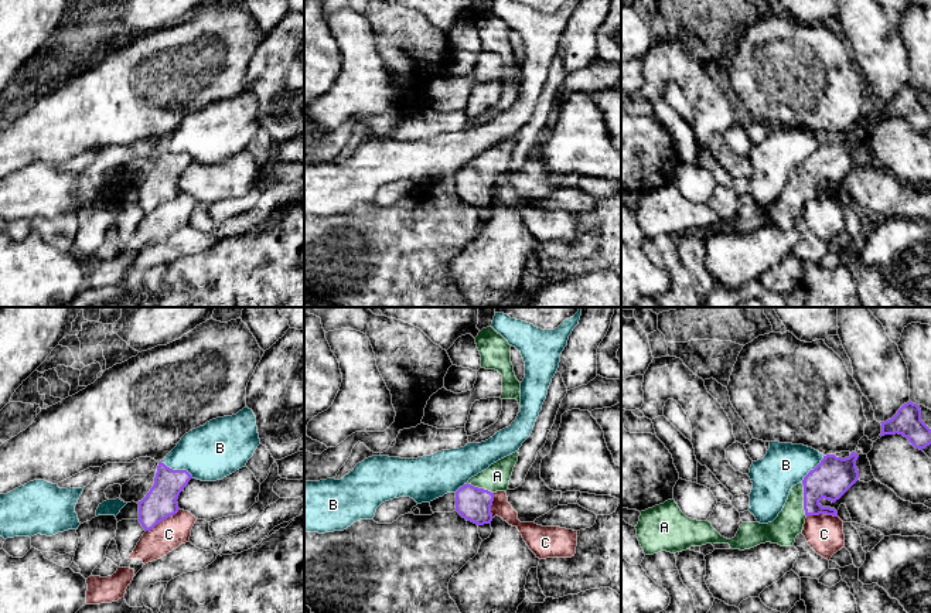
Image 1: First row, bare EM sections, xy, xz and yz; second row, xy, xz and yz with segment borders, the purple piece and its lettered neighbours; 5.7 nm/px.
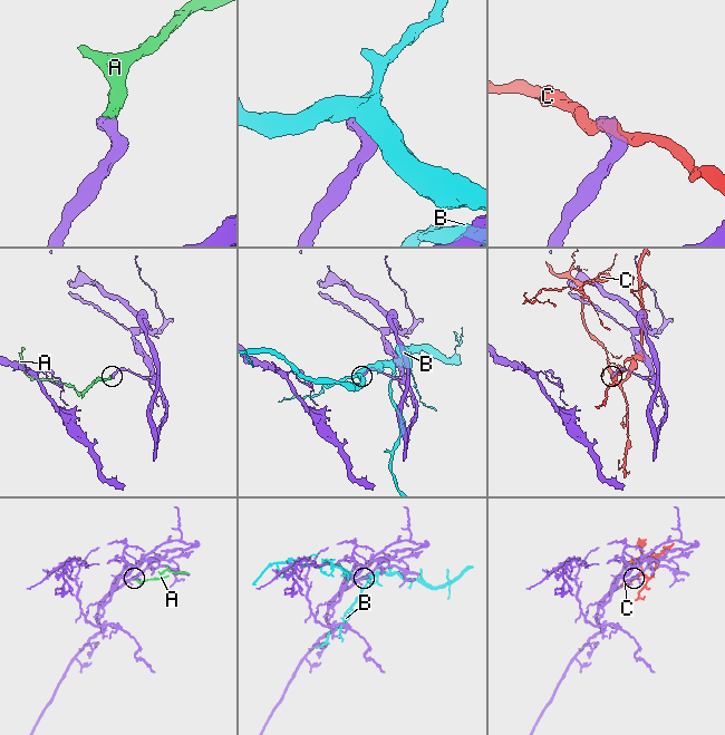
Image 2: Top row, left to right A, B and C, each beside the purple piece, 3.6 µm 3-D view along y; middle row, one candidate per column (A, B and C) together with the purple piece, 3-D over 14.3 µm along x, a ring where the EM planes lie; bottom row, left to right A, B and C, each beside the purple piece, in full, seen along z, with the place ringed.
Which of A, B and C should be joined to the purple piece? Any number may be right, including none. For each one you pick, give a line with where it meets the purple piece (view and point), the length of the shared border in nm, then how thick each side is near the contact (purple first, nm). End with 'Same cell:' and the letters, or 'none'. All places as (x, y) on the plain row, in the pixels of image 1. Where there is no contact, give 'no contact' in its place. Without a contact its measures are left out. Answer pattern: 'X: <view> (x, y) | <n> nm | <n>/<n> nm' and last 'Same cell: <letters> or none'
A: yz (804, 183) | 190 nm | 220/160 nm
Same cell: A

